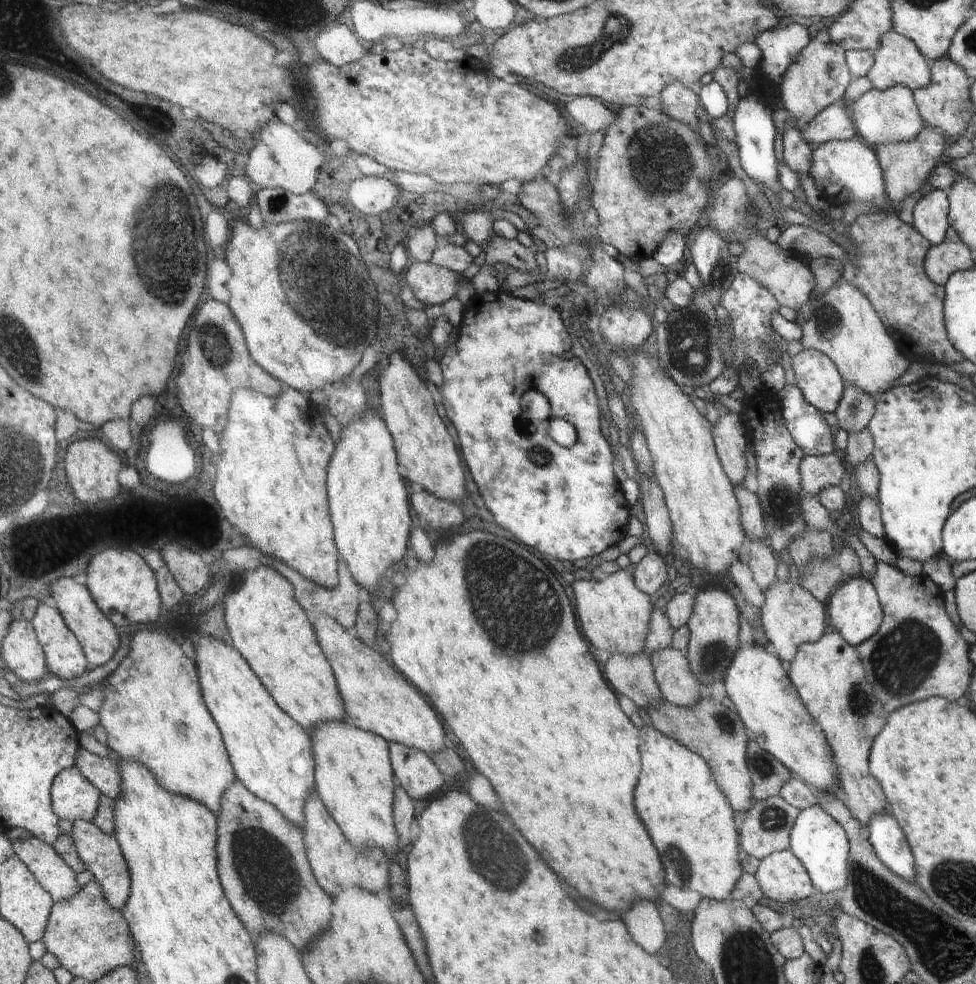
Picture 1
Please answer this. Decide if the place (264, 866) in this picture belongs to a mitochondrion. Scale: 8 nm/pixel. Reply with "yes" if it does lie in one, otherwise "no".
yes

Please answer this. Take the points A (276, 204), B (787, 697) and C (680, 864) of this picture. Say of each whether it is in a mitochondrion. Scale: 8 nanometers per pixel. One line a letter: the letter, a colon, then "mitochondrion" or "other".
A: mitochondrion
B: other
C: mitochondrion

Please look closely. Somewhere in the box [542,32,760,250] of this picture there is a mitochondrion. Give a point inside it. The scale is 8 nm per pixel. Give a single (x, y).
(661, 157)

